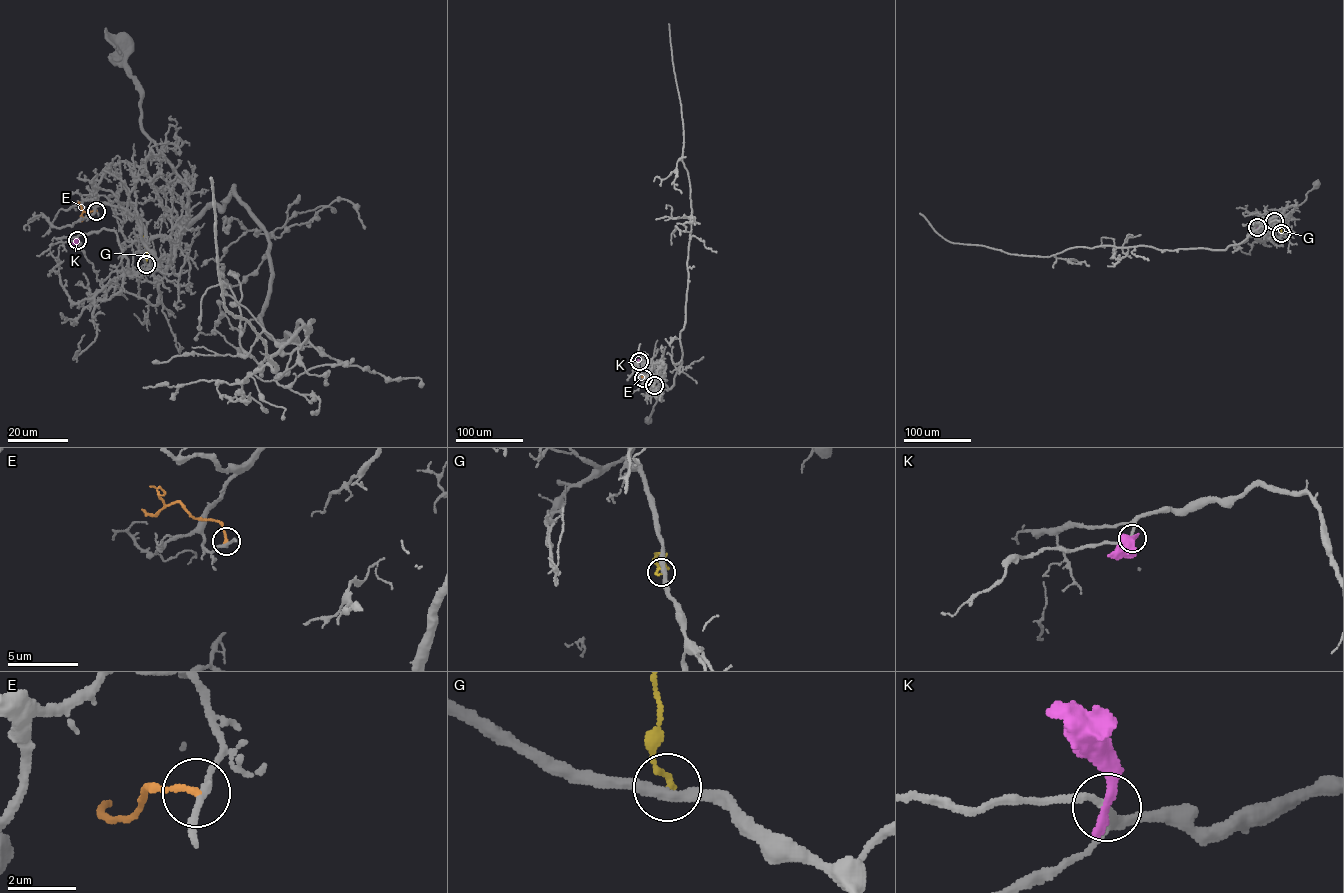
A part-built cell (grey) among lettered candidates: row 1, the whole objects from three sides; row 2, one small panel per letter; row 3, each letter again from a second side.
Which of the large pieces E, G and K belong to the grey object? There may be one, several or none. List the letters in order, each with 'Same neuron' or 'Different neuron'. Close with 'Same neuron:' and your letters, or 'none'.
E: Different neuron
G: Different neuron
K: Different neuron
Same neuron: none

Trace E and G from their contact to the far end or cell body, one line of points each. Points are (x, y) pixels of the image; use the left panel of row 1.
E: (96, 211), (83, 211), (81, 221)
G: (146, 264), (146, 234)

